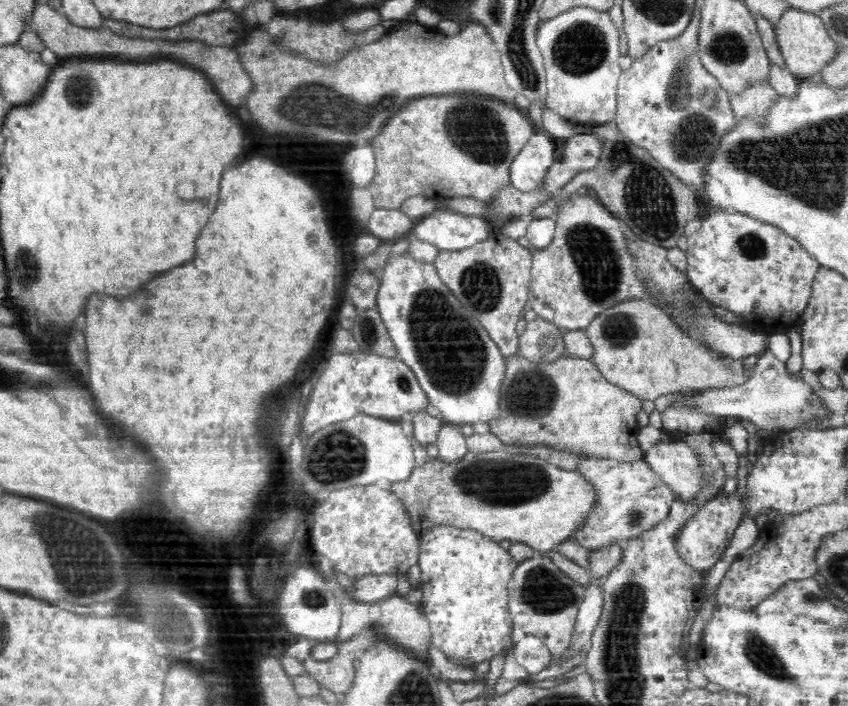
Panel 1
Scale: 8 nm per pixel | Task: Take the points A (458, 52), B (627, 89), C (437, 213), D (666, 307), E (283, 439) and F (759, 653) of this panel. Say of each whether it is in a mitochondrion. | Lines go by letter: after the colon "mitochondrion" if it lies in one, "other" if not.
A: other
B: other
C: other
D: other
E: other
F: mitochondrion

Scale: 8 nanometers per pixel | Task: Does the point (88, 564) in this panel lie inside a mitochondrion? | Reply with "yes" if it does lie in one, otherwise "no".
yes

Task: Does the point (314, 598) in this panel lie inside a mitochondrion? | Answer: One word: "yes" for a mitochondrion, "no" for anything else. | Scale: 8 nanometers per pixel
yes

